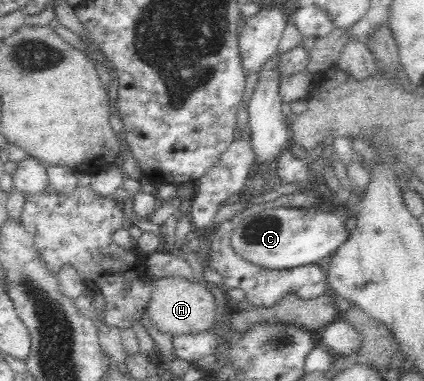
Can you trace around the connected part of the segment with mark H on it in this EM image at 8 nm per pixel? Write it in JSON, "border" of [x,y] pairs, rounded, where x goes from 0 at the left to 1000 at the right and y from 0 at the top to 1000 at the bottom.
{"border":[[[389,727],[366,735],[351,787],[356,848],[380,874],[403,877],[406,885],[491,869],[505,853],[512,827],[505,780],[486,748],[481,738],[460,743],[420,727]]]}

